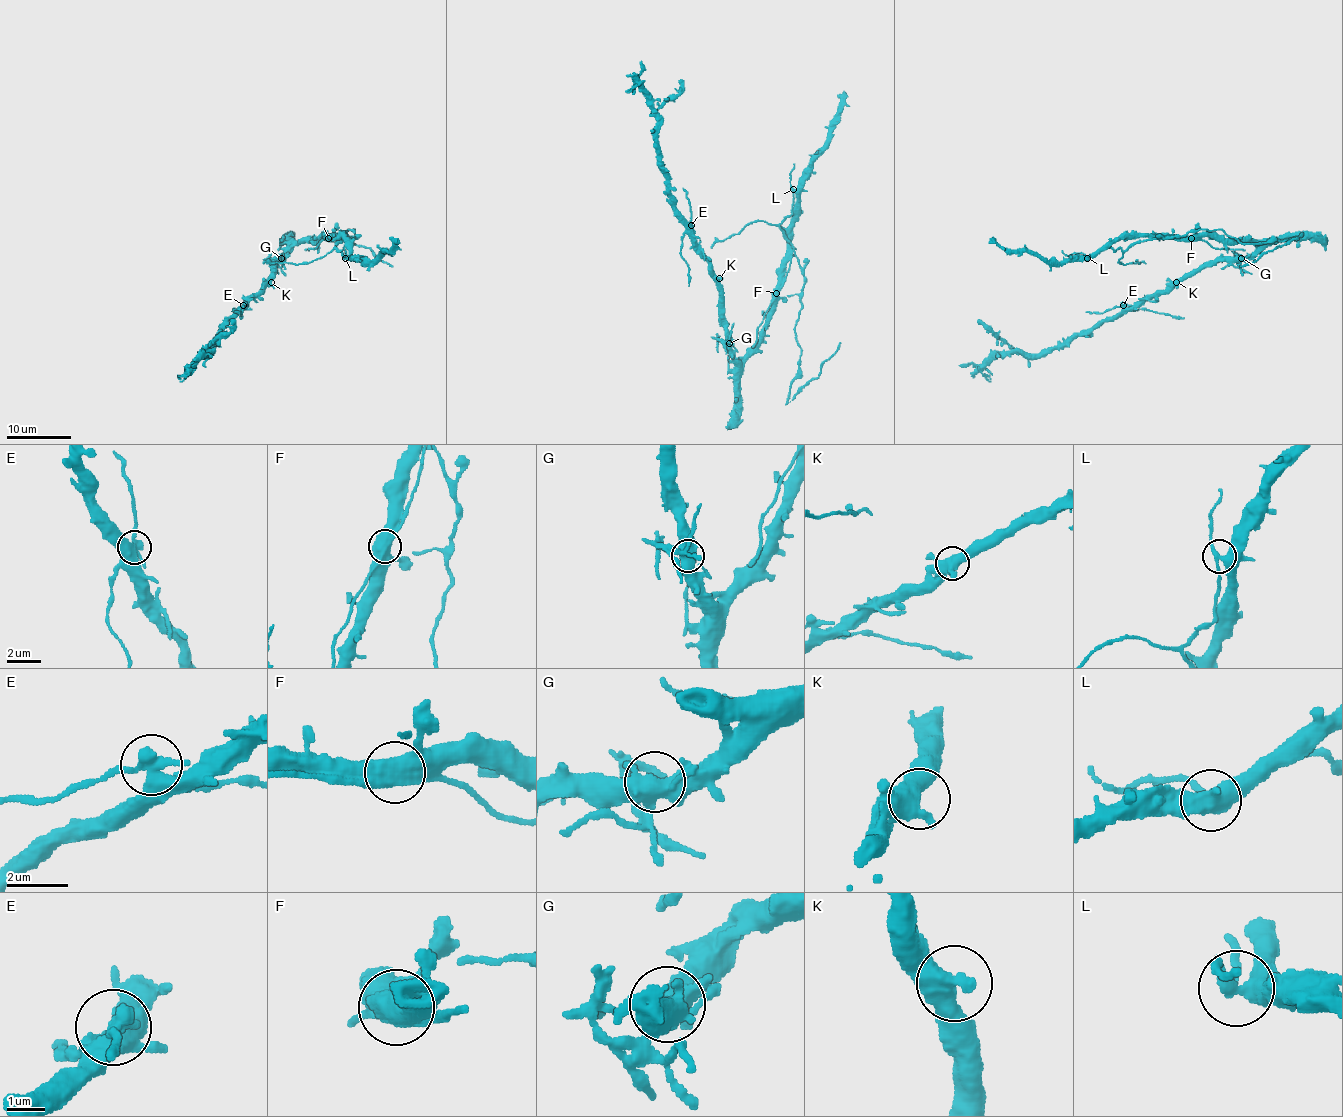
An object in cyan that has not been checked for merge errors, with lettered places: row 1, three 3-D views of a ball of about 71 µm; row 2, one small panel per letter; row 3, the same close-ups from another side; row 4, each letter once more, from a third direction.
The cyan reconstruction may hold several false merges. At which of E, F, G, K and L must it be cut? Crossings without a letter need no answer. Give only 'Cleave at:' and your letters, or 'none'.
Cleave at: E, F, L

